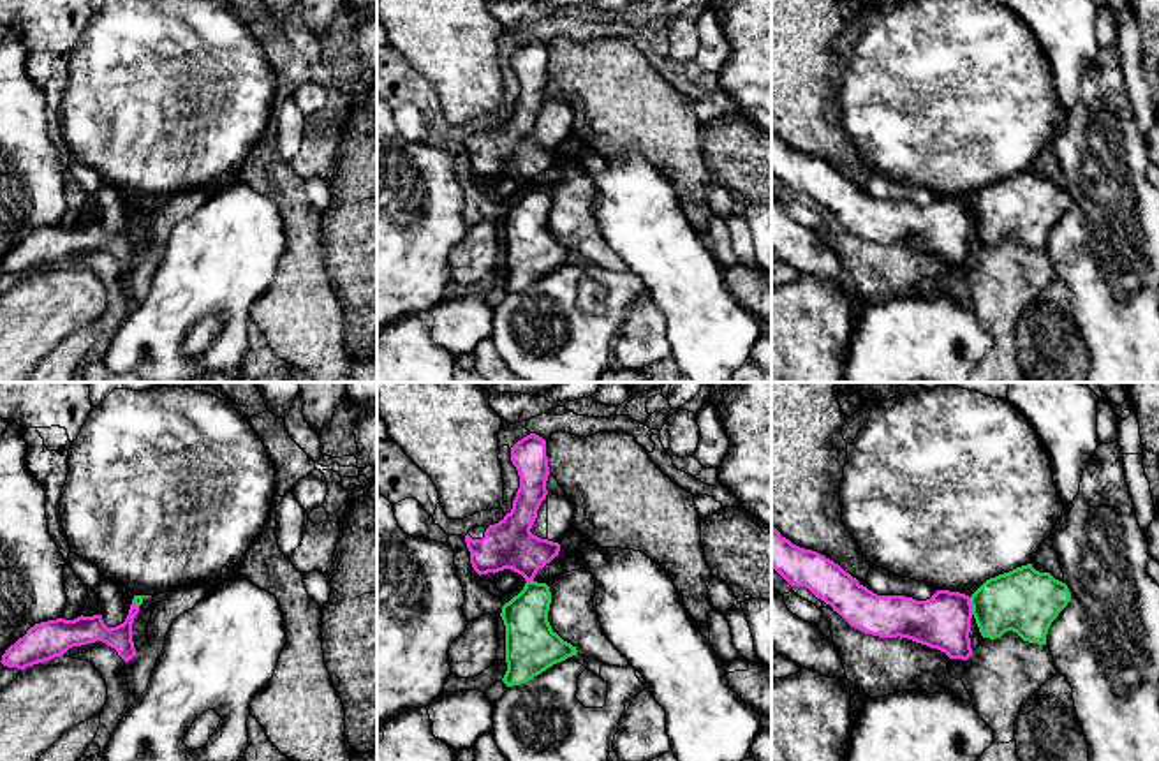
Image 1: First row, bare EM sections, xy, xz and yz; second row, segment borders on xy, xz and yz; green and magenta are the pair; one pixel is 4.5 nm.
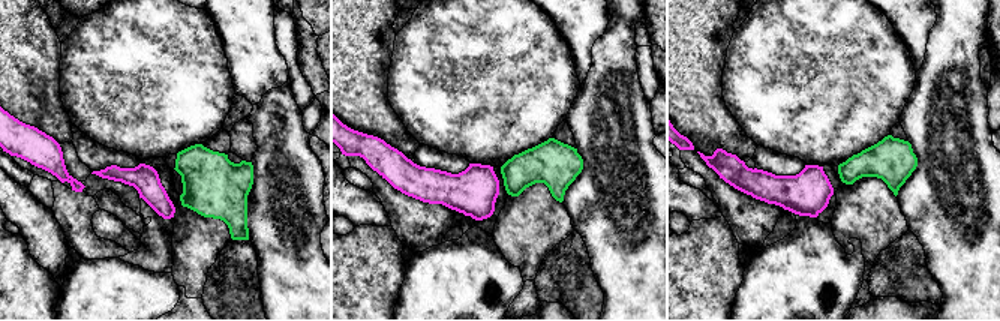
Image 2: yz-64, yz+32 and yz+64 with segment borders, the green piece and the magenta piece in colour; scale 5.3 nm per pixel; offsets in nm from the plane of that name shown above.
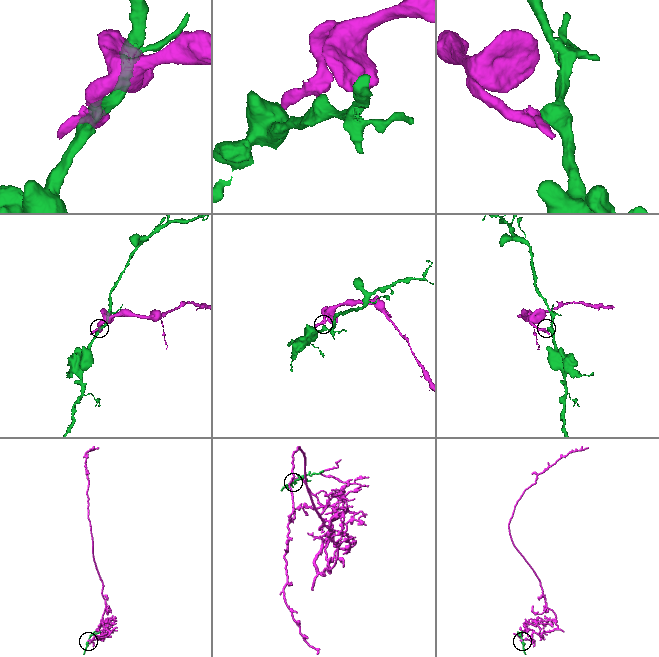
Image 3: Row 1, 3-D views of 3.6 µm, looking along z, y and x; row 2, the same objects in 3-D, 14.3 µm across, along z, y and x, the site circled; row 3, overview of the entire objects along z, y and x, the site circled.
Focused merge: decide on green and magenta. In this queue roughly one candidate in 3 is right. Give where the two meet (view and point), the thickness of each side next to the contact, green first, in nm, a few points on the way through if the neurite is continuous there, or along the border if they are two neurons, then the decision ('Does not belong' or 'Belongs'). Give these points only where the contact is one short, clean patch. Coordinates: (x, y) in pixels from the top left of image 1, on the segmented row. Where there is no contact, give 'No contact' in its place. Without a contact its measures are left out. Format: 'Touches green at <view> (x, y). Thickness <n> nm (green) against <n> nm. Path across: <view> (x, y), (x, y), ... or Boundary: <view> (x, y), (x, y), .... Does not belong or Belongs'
Touches green at yz (973, 606). Thickness 300 nm (green) against 240 nm. Boundary: yz (969, 598), (973, 613). Does not belong

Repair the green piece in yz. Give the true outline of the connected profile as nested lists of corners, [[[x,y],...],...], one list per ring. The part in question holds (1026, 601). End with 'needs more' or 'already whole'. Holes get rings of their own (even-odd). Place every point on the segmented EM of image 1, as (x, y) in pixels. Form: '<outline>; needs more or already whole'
[[[1032,564],[1016,567],[1009,573],[986,580],[972,595],[972,615],[983,638],[1000,638],[1013,631],[1023,641],[1046,645],[1046,634],[1052,622],[1071,601],[1066,583],[1055,580],[1050,573],[1039,573]]]; already whole

